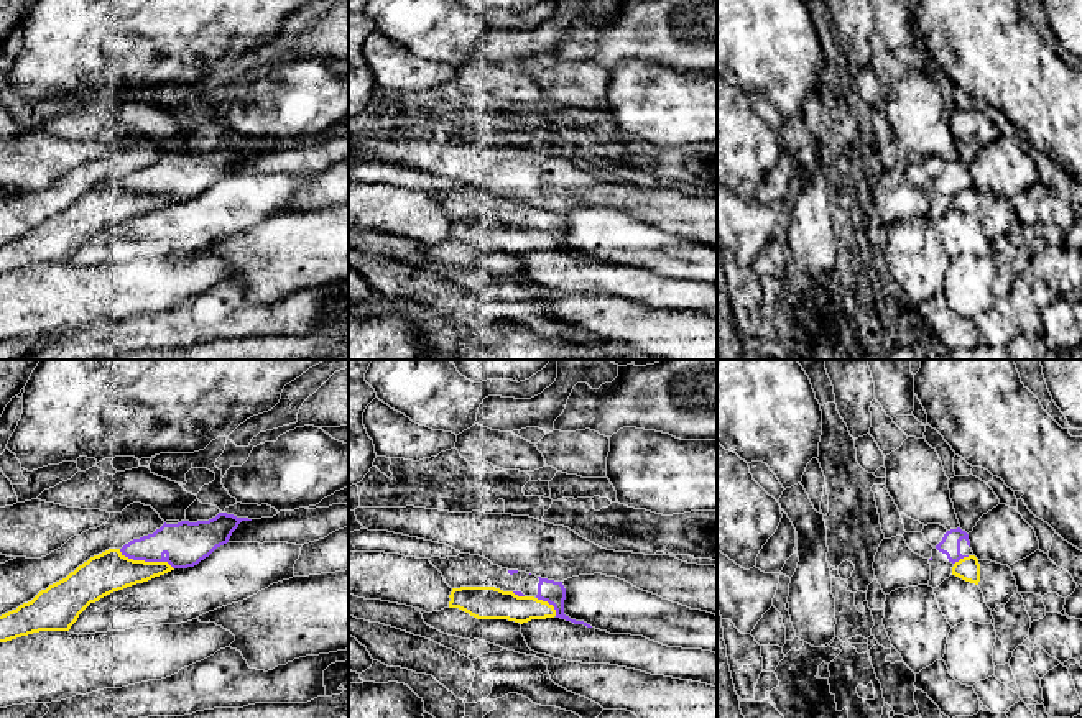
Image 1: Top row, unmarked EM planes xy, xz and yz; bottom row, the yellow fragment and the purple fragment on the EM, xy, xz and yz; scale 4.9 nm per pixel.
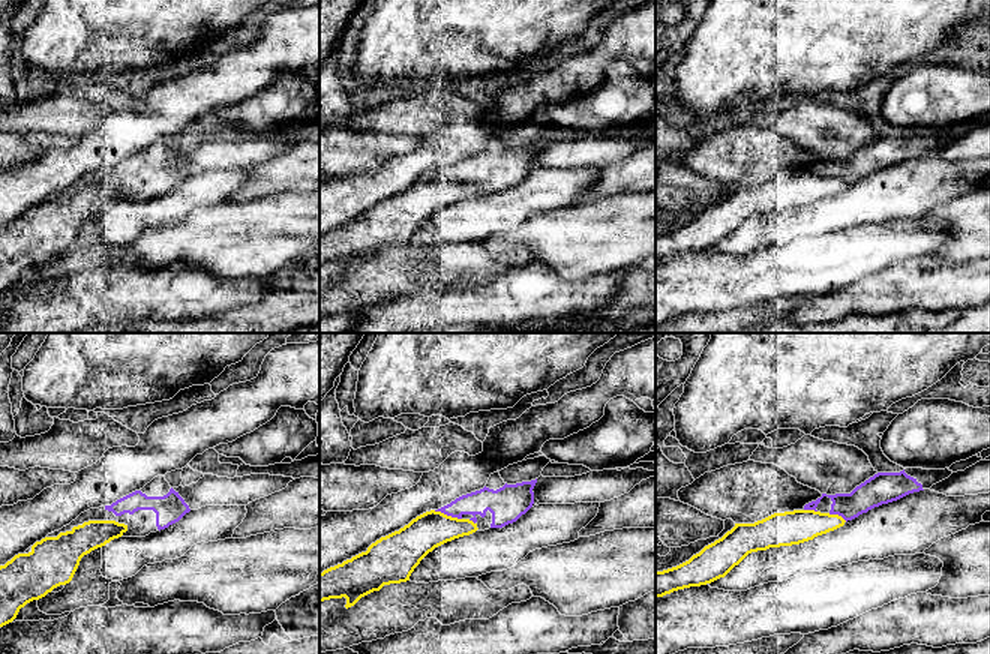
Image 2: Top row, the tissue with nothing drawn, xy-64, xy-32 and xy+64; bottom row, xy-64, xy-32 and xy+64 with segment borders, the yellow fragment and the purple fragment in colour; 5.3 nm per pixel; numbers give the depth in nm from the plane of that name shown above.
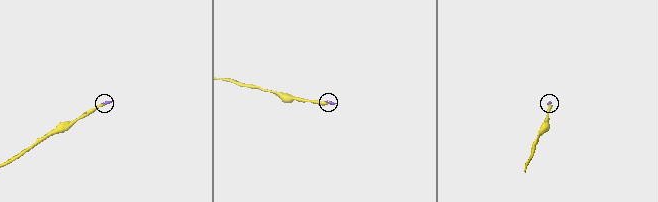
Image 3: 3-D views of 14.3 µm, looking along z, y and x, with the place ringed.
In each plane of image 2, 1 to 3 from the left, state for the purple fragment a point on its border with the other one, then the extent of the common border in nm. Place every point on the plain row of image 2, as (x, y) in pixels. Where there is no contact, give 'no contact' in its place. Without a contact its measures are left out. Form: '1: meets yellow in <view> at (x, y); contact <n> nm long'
1: no contact
2: meets yellow in xy-32 at (446, 179); contact 160 nm long
3: meets yellow in xy+64 at (837, 179); contact 110 nm long

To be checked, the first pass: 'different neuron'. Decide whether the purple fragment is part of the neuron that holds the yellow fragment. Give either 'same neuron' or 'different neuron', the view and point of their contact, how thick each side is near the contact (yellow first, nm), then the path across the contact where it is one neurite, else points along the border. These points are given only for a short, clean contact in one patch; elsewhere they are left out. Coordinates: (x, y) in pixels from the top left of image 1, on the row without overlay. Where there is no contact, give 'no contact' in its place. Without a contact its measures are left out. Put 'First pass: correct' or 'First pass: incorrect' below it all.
different neuron; contact xy (147, 194); calibres 200 and 220 nm; border xy (119, 181), (134, 191), (165, 193), (173, 201)
First pass: correct

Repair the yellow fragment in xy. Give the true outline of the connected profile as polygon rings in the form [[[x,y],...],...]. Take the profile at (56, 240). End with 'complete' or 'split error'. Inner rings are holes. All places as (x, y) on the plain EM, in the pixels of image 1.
[[[109,181],[90,189],[31,233],[0,248],[0,274],[39,263],[69,263],[79,246],[100,230],[174,202],[168,194],[145,194]]] | complete

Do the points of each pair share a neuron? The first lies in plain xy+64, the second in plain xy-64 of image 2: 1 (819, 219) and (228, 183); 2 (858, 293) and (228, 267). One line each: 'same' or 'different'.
1: same
2: different

